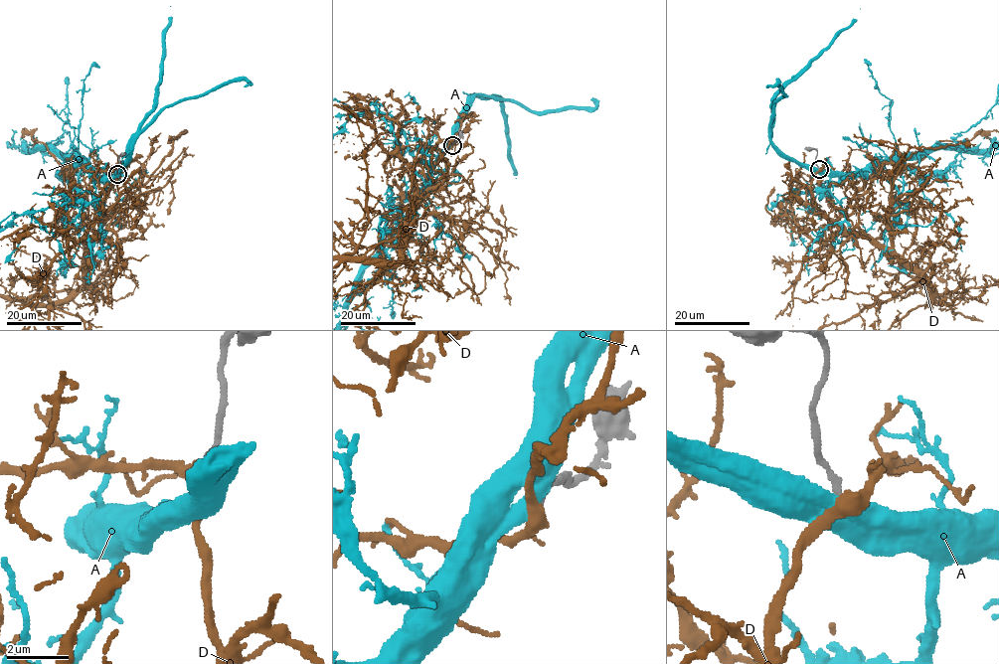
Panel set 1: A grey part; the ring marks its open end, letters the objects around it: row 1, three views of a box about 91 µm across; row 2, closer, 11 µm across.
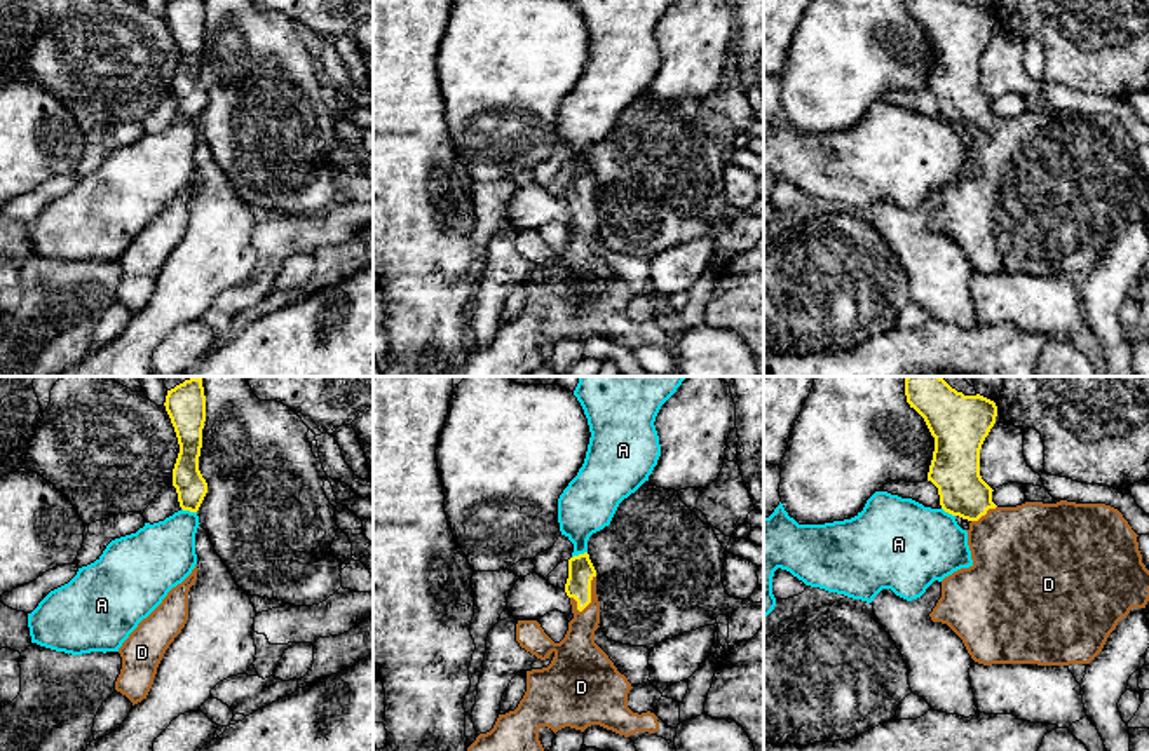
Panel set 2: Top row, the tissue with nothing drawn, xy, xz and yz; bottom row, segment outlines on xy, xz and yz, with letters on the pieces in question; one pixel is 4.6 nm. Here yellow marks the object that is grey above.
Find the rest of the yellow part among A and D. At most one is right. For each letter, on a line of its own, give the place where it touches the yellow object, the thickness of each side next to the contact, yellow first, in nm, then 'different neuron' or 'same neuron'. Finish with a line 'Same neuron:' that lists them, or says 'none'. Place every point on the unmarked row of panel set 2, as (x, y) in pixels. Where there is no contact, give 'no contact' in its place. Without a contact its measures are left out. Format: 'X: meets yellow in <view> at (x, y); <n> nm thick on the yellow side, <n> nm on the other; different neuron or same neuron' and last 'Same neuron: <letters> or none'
A: meets yellow in xy at (189, 119); 140 nm thick on the yellow side, 300 nm on the other; different neuron
D: meets yellow in xz at (590, 204); 120 nm thick on the yellow side, 160 nm on the other; same neuron
Same neuron: D

